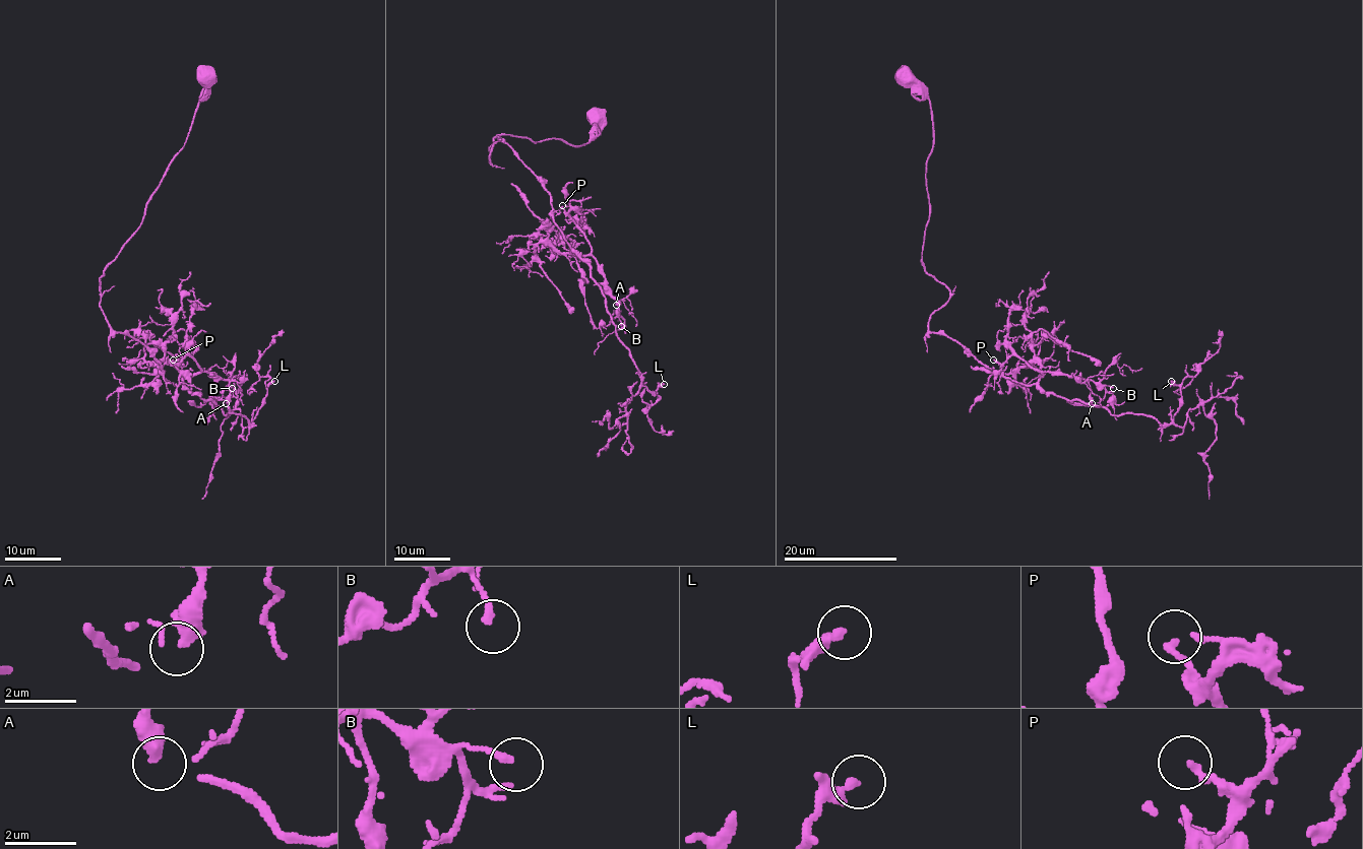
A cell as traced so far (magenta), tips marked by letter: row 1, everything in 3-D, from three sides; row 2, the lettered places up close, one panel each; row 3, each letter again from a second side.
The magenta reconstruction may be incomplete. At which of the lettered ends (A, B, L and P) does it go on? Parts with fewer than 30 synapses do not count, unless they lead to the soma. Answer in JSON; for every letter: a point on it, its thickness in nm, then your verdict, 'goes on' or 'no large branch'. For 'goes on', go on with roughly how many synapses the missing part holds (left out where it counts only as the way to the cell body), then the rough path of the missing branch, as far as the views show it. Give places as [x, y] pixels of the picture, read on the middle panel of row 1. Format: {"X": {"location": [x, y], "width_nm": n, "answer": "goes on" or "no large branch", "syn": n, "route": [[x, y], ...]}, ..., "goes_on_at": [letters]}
{"A": {"location": [616, 305], "width_nm": 320, "answer": "no large branch"}, "B": {"location": [621, 326], "width_nm": 180, "answer": "no large branch"}, "L": {"location": [664, 384], "width_nm": 240, "answer": "no large branch"}, "P": {"location": [562, 205], "width_nm": 200, "answer": "no large branch"}, "goes_on_at": []}

